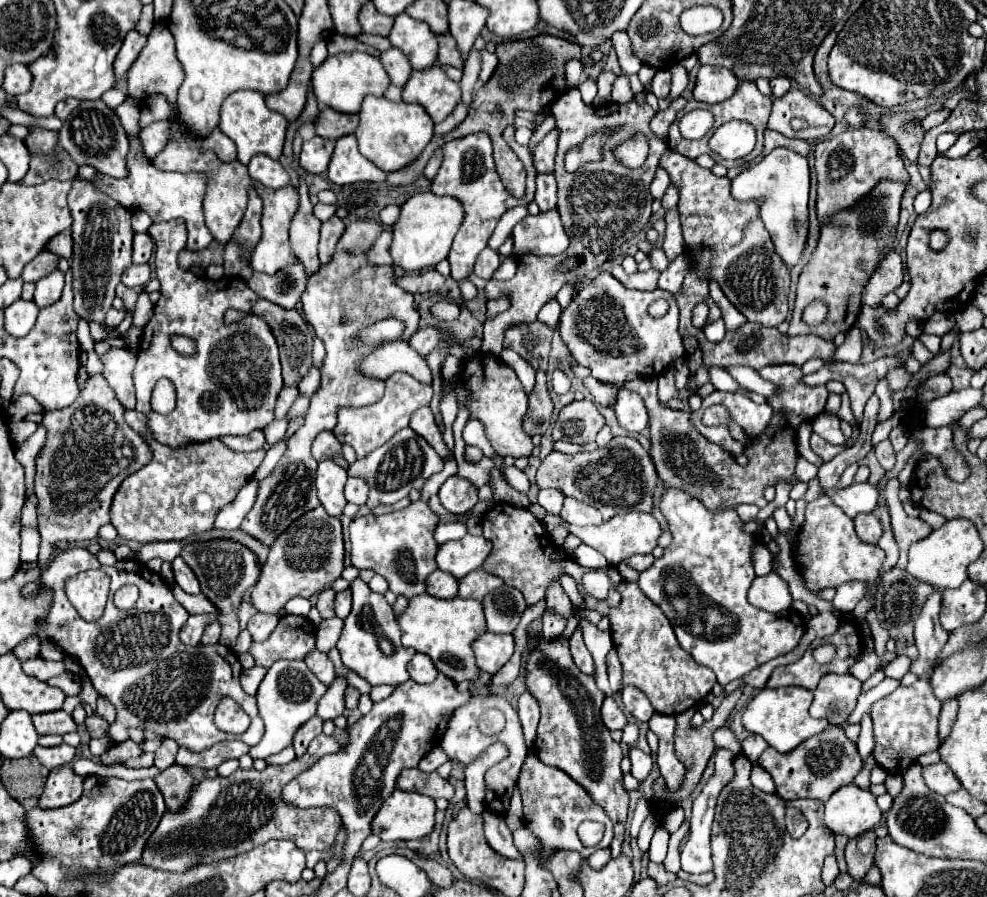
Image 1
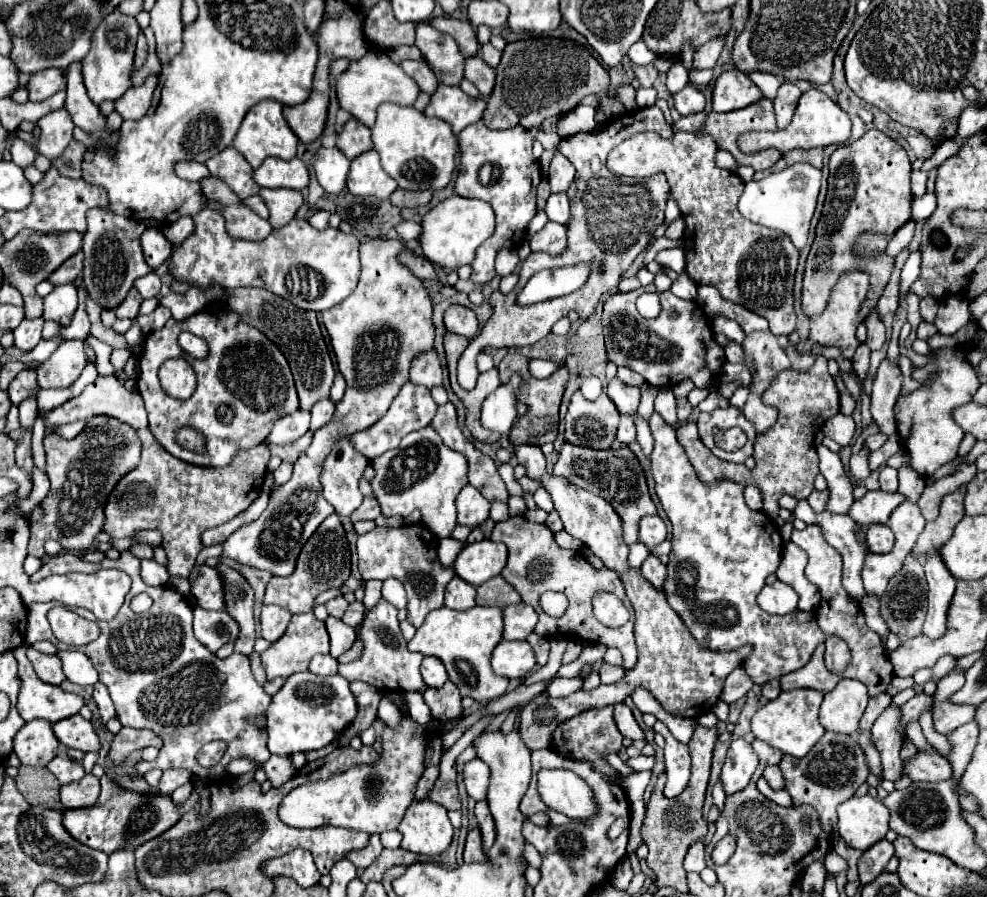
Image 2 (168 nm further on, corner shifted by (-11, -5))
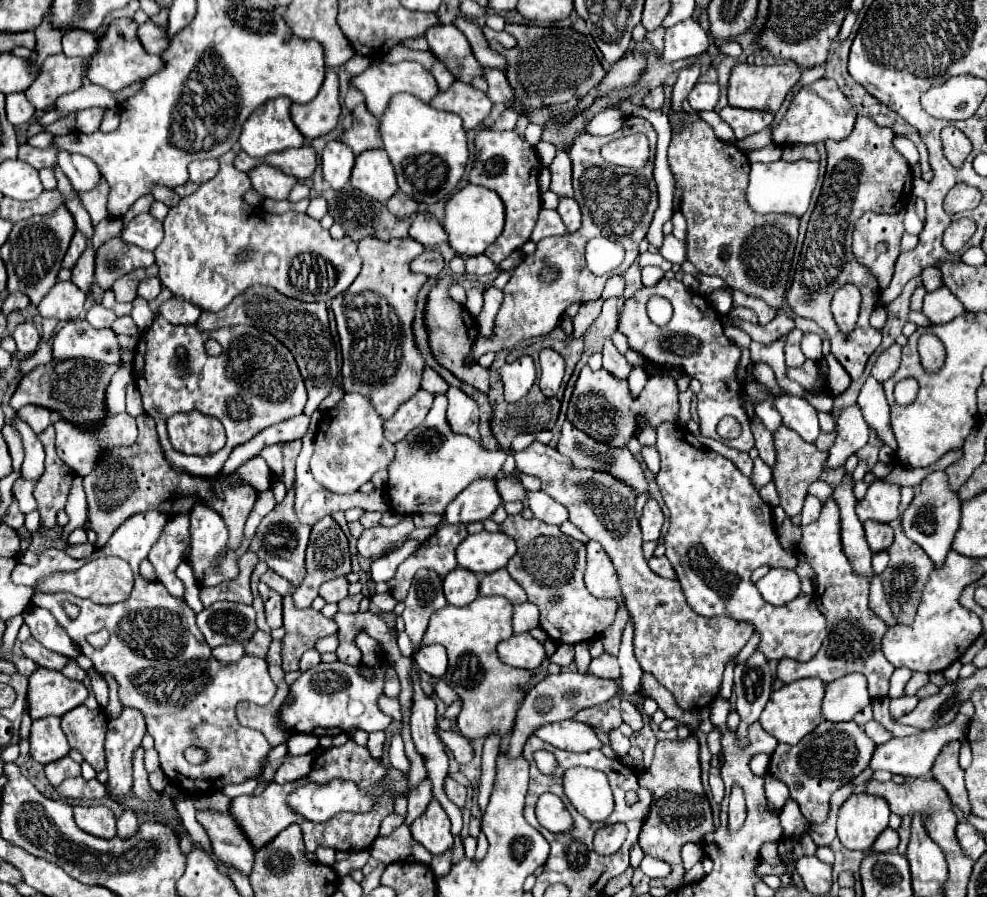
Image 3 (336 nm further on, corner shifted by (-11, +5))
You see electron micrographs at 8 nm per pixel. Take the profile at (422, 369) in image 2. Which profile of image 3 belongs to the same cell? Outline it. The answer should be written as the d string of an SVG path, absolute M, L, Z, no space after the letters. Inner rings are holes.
M425 368L425 370L423 370L423 382L421 382L421 388L427 390L429 394L437 396L437 394L445 394L449 386L447 386L447 382L445 382L435 370Z

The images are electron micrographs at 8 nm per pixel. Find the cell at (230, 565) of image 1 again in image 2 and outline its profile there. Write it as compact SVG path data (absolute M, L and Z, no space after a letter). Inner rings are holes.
M217 564L215 566L221 574L223 580L223 590L225 590L225 610L229 616L237 620L241 626L241 636L235 642L235 652L239 654L251 654L253 644L255 644L255 618L253 618L253 602L255 602L255 592L245 580L243 574L237 570Z

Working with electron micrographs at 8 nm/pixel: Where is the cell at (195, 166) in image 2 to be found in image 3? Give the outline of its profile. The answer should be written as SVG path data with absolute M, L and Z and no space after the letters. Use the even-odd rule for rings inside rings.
M195 160L189 164L189 176L195 184L205 184L207 180L215 178L219 172L219 162L217 160Z

